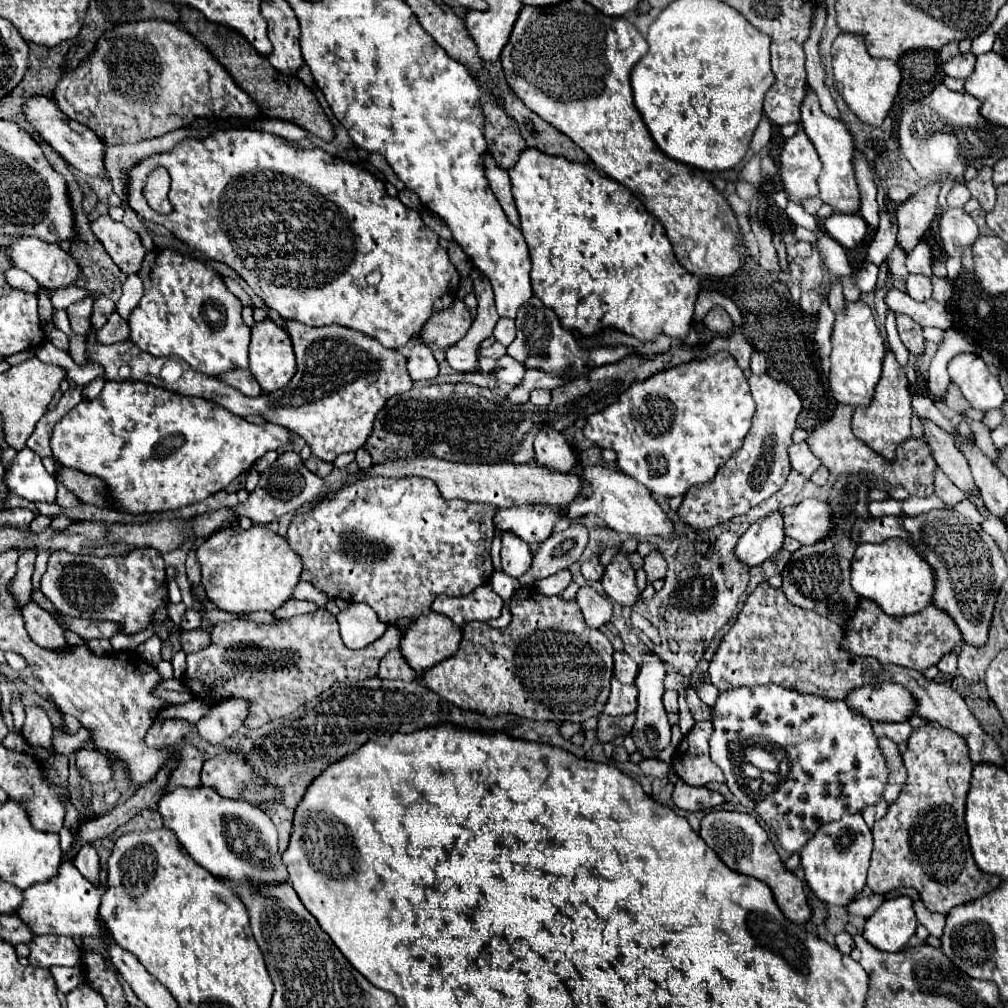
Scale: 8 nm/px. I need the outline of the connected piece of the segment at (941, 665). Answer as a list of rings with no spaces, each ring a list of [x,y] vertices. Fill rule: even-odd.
[[[946,654],[937,664],[938,669],[946,674],[952,674],[957,670],[957,656],[955,654]]]

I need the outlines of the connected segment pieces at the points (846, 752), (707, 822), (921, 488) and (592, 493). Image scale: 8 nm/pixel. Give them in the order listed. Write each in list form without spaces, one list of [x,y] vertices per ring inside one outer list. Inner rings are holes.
[[[773,683],[737,687],[719,693],[711,721],[715,727],[709,741],[711,759],[723,769],[729,791],[743,807],[755,811],[769,825],[789,853],[801,851],[821,825],[841,819],[847,811],[863,811],[865,805],[875,805],[879,795],[883,795],[887,771],[871,721],[851,711],[845,701],[827,701]],[[753,739],[783,749],[789,771],[777,783],[747,779],[735,771],[745,763],[743,751]]]
[[[711,811],[701,821],[701,833],[699,835],[719,855],[719,859],[729,869],[767,883],[769,889],[773,891],[773,897],[775,897],[779,909],[783,911],[783,915],[789,921],[793,921],[797,925],[805,925],[811,919],[811,907],[809,907],[807,897],[805,897],[803,881],[785,869],[783,861],[779,859],[773,843],[769,841],[769,837],[765,833],[765,829],[759,825],[759,821],[751,813]]]
[[[837,407],[835,415],[817,425],[809,437],[807,445],[811,453],[831,471],[831,475],[841,475],[841,473],[863,473],[869,485],[879,487],[887,491],[893,499],[909,499],[909,497],[929,497],[933,493],[933,471],[935,471],[935,461],[927,449],[927,443],[923,439],[907,439],[899,451],[903,449],[903,465],[895,459],[893,463],[887,463],[873,453],[861,439],[857,439],[851,431],[851,417],[853,409],[851,407]]]
[[[601,465],[583,469],[583,475],[587,481],[587,487],[585,487],[583,495],[577,501],[573,501],[573,505],[569,507],[571,519],[575,519],[583,513],[593,513],[593,515],[601,517],[609,529],[613,529],[617,533],[629,533],[629,535],[637,537],[639,541],[647,541],[651,537],[663,537],[667,541],[673,541],[673,537],[677,537],[667,513],[655,503],[655,499],[651,497],[649,489],[645,485],[637,483],[635,479],[631,479],[629,475],[625,475],[621,471],[611,471]]]

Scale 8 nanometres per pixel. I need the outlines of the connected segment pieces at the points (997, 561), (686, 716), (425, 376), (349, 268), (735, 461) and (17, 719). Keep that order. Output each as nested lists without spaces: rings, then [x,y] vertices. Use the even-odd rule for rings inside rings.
[[[929,511],[917,517],[881,517],[871,521],[857,521],[853,527],[853,541],[881,543],[891,537],[901,537],[915,547],[915,551],[929,561],[937,573],[933,603],[945,609],[961,629],[961,635],[971,645],[983,645],[987,641],[987,627],[995,597],[1007,579],[1007,565],[997,543],[971,543],[975,531],[983,531],[979,523],[963,517],[955,511]]]
[[[685,687],[679,689],[679,695],[681,695],[681,699],[678,699],[680,715],[679,727],[683,735],[687,735],[687,733],[693,728],[695,721],[691,716],[688,706],[685,705]]]
[[[415,341],[415,347],[409,355],[407,371],[413,381],[431,381],[439,373],[439,365],[431,353],[431,349],[423,341]]]
[[[215,129],[209,137],[205,137],[205,141],[193,141],[193,137],[181,141],[175,145],[173,151],[169,153],[159,153],[153,157],[145,157],[143,161],[139,161],[137,165],[133,165],[129,169],[129,191],[127,191],[127,203],[139,213],[139,217],[159,223],[163,227],[167,227],[179,241],[183,241],[185,245],[189,245],[191,249],[203,253],[205,257],[225,263],[229,265],[263,301],[267,307],[275,309],[283,319],[289,317],[289,321],[299,321],[303,325],[309,327],[325,327],[325,325],[343,325],[355,331],[361,331],[369,337],[375,337],[381,345],[389,347],[389,349],[399,349],[403,345],[407,345],[407,341],[419,337],[421,327],[425,325],[425,321],[431,317],[433,309],[443,309],[449,307],[453,303],[453,299],[457,297],[457,289],[459,289],[459,273],[457,269],[451,265],[447,251],[439,245],[439,237],[437,233],[433,233],[431,229],[425,227],[425,223],[421,221],[419,213],[405,207],[399,199],[393,199],[387,195],[385,185],[379,177],[371,175],[369,171],[345,163],[335,155],[329,155],[327,151],[319,149],[319,147],[311,147],[311,145],[301,145],[299,143],[289,143],[273,133],[265,133],[259,129]],[[157,167],[165,167],[171,175],[171,191],[169,191],[169,201],[173,205],[173,211],[169,215],[159,215],[155,213],[151,207],[147,207],[145,199],[141,197],[141,189],[143,183],[147,179],[147,175]]]
[[[751,375],[749,387],[757,403],[757,411],[743,447],[729,457],[713,481],[689,489],[685,501],[679,507],[679,517],[695,529],[713,527],[717,523],[729,521],[735,515],[747,513],[751,507],[777,493],[785,485],[791,471],[787,447],[791,445],[791,433],[801,411],[801,401],[791,387],[771,379],[769,375]]]
[[[17,699],[11,707],[11,715],[13,715],[13,723],[15,723],[15,733],[19,733],[21,727],[23,727],[23,721],[25,721],[25,711],[23,711],[23,705]]]

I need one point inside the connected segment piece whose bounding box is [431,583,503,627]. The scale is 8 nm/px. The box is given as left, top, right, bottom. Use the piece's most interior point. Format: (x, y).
(483, 604)

